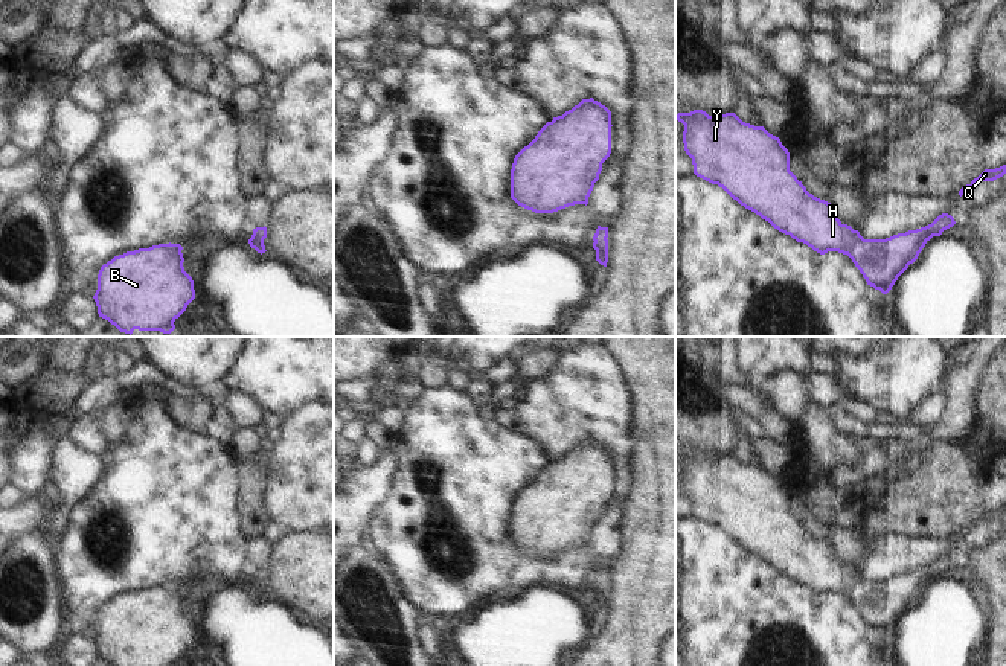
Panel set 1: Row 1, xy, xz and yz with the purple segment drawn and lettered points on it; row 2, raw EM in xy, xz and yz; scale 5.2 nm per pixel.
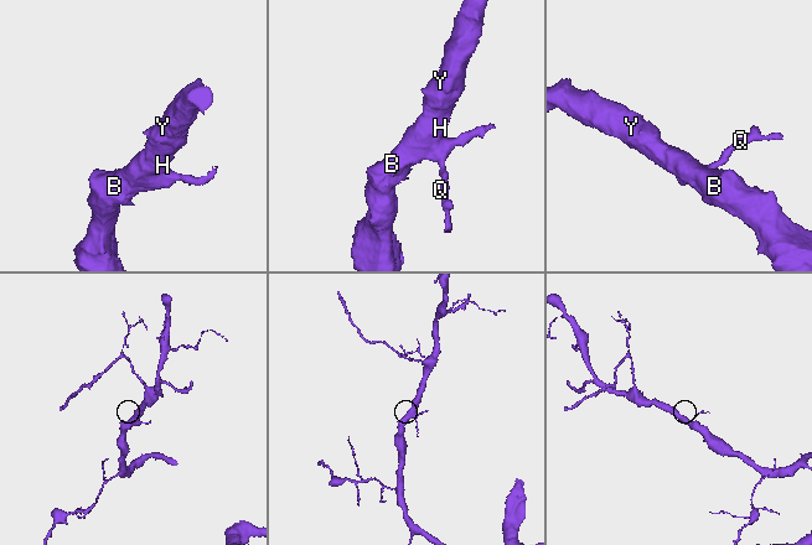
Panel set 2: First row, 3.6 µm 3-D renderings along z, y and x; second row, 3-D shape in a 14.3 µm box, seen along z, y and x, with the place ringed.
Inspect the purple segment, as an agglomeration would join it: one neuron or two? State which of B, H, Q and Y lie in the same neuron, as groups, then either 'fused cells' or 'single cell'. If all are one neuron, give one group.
B H Q Y | single cell

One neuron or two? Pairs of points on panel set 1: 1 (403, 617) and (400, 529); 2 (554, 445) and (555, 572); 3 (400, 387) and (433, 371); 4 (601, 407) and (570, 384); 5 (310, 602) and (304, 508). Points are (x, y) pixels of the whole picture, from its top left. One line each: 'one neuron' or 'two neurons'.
1: two neurons
2: two neurons
3: two neurons
4: one neuron
5: two neurons

